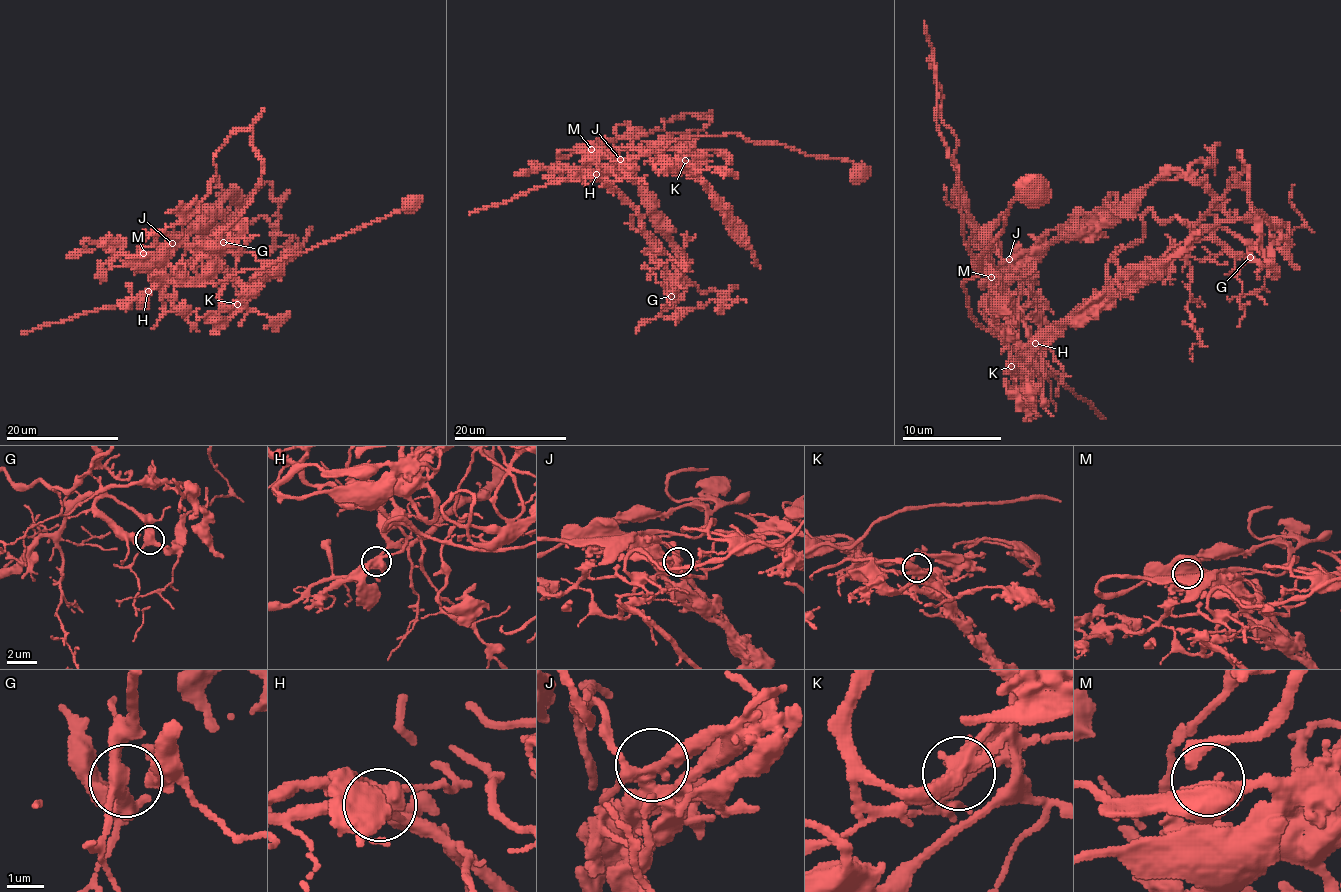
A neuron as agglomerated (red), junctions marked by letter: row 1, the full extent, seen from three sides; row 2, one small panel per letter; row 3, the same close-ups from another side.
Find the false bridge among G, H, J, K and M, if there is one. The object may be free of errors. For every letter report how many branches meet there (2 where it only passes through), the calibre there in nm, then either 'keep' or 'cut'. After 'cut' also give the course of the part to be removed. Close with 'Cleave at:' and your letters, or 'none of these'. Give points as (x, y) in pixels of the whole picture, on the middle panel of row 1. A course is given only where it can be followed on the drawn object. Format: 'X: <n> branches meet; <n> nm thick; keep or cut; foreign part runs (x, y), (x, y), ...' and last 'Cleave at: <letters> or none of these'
G: 4 branches meet; 360 nm thick; keep
H: 4 branches meet; 400 nm thick; cut; foreign part runs (596, 175), (599, 180), (603, 155), (614, 162), (637, 159), (680, 138), (728, 134), (850, 160), (867, 179)
J: 4 branches meet; 260 nm thick; keep
K: 4 branches meet; 360 nm thick; keep
M: 4 branches meet; 400 nm thick; keep
Cleave at: H

